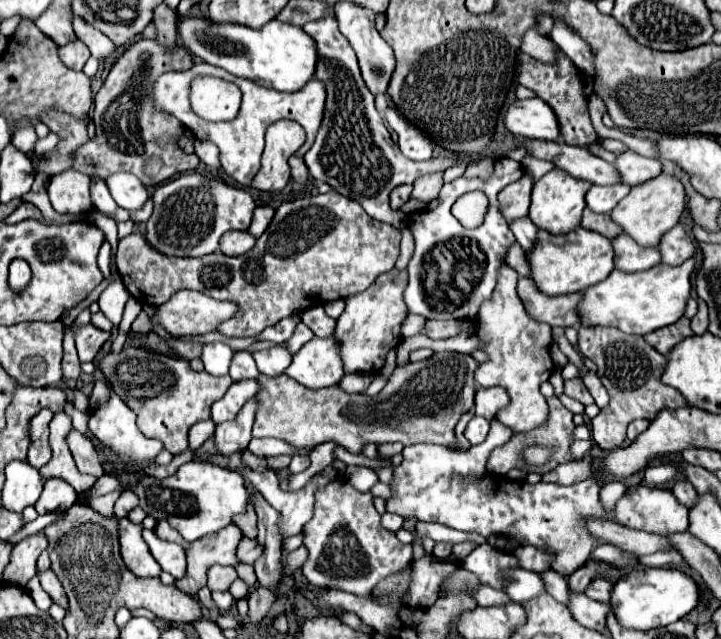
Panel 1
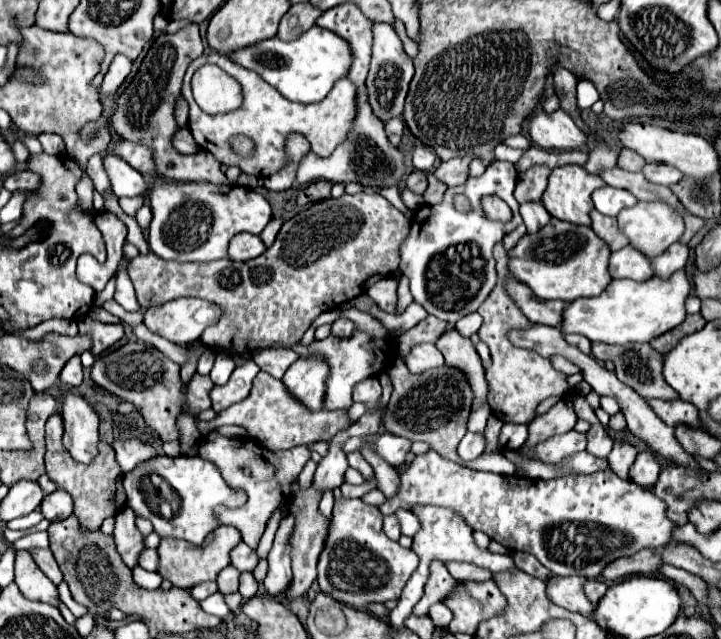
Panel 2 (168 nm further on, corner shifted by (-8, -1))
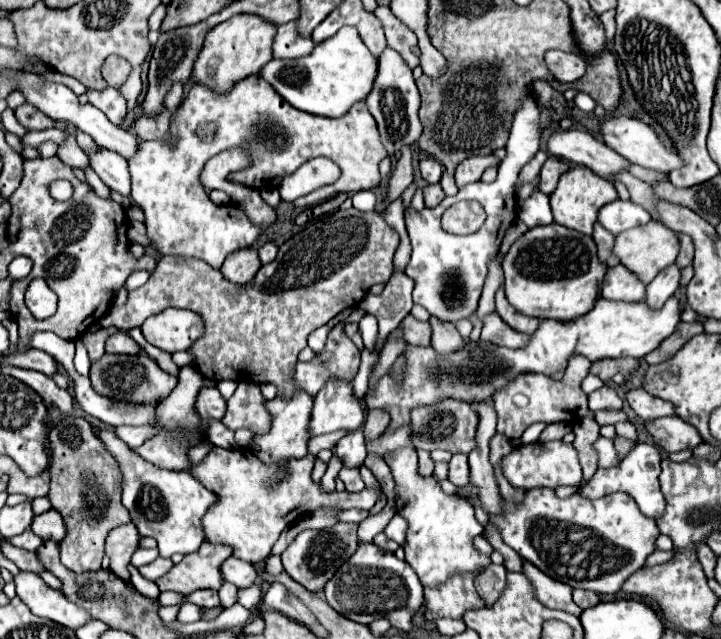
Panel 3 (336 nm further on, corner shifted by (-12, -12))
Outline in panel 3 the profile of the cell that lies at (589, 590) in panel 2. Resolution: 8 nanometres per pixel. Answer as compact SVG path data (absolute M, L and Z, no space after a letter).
M574 590L574 602L576 602L582 610L586 610L586 608L596 606L596 604L600 602L600 598L598 598L598 594L596 594L596 592L588 592L588 590Z

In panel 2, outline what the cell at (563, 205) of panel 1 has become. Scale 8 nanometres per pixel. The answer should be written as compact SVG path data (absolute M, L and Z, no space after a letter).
M580 165L554 167L542 203L552 217L576 225L590 225L590 211L594 209L594 189L606 185L598 175L588 173Z

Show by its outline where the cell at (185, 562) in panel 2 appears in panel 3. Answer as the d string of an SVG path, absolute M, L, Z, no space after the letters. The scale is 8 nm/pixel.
M204 542L198 552L182 558L180 564L172 566L168 574L158 578L158 588L174 590L178 594L190 594L200 588L218 590L222 586L220 564L232 556L232 548L228 544L212 544Z

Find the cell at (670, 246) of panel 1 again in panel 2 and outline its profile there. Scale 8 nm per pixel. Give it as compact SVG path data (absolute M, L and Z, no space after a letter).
M672 243L660 257L652 259L654 275L660 279L668 279L672 273L684 269L688 261L688 247L684 243Z

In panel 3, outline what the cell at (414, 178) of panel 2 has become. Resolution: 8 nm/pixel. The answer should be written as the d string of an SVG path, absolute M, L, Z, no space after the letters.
M428 184L428 186L424 186L422 192L424 192L426 208L434 208L434 206L438 206L444 200L444 192L442 192L440 184Z

